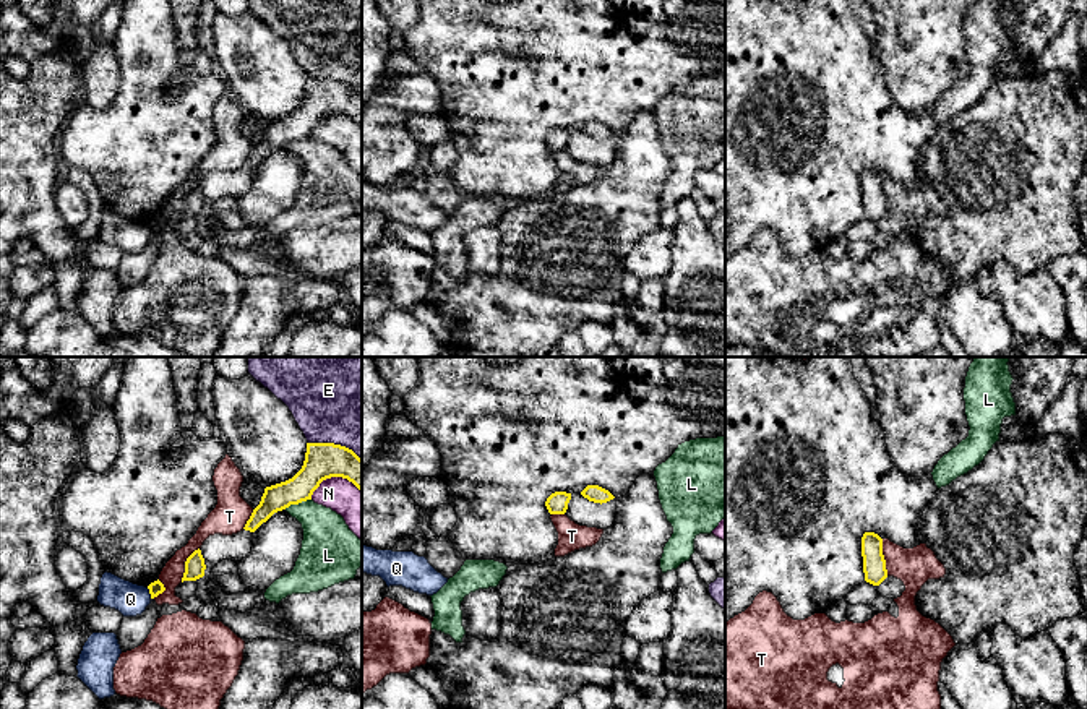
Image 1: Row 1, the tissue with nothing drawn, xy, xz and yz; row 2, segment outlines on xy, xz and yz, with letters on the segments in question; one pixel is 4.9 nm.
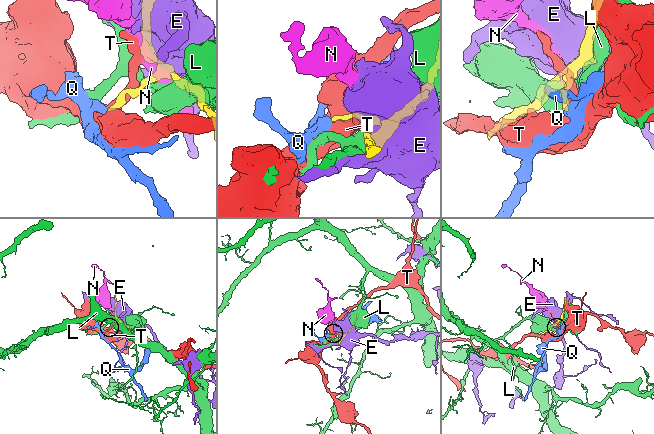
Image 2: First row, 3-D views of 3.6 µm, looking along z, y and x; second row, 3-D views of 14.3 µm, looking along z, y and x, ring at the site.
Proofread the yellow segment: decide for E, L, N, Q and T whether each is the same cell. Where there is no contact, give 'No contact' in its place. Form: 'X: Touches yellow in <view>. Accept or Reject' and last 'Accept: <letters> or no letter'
E: Touches yellow in xy. Reject
L: Touches yellow in xy. Reject
N: Touches yellow in xy. Reject
Q: Touches yellow in xy. Reject
T: Touches yellow in yz. Reject
Accept: no letter

